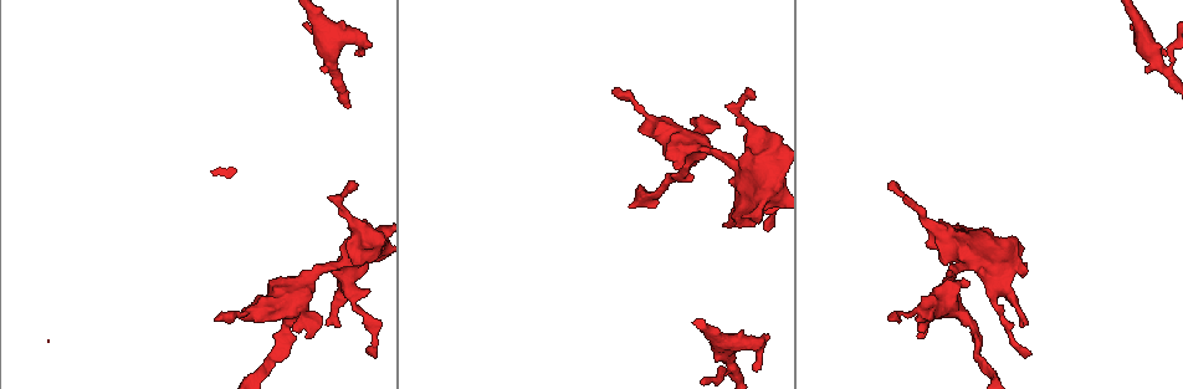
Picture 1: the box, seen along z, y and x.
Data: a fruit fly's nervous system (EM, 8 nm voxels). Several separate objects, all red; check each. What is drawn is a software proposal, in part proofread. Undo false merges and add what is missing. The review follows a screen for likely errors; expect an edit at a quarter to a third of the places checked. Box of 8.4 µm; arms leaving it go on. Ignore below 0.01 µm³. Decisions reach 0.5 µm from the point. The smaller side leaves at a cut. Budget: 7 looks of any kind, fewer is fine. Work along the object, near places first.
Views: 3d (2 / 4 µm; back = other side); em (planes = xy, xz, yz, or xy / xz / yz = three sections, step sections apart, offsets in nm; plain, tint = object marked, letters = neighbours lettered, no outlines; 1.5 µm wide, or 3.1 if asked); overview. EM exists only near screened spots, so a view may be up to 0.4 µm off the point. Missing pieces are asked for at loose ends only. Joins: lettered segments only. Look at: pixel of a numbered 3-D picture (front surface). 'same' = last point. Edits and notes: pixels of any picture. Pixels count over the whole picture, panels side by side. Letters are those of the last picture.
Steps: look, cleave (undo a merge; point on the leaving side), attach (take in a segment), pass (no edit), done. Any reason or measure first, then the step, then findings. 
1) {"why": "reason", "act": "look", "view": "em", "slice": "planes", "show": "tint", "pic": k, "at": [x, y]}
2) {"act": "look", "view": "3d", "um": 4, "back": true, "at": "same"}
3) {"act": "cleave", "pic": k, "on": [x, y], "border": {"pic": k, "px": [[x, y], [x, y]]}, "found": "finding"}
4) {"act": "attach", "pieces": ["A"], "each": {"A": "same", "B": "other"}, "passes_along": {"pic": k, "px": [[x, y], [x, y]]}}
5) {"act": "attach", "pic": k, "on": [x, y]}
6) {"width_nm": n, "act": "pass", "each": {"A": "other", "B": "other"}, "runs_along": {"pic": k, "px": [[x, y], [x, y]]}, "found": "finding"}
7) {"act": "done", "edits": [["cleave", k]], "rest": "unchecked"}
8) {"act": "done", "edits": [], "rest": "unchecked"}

{"why": "tapers out", "act": "look", "view": "3d", "um": 2, "pic": 1, "at": [765, 226]}

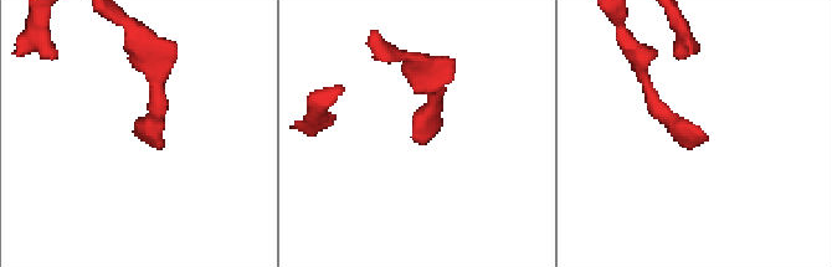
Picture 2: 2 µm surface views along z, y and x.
{"why": "need the tissue", "act": "look", "view": "em", "slice": "xy", "step": 4, "show": "letters", "pic": 2, "at": [414, 132]}

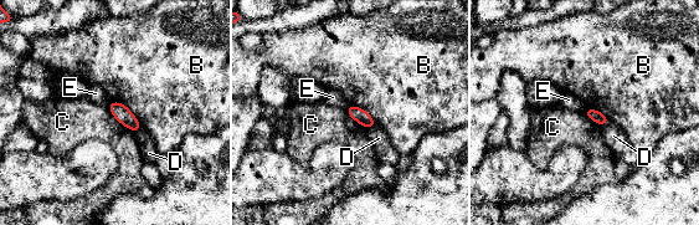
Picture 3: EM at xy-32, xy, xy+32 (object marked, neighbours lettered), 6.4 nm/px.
{"act": "look", "view": "em", "slice": "planes", "show": "letters", "at": "same"}

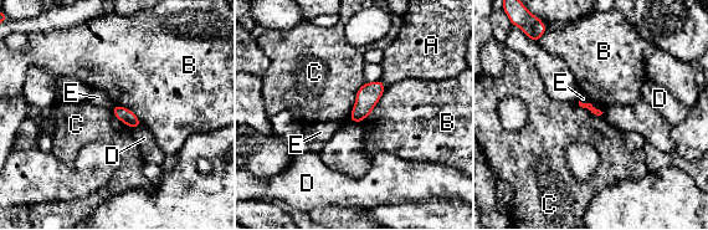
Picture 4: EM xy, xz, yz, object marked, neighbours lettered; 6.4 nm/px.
{"act": "pass", "each": {"A": "other", "B": "other", "C": "other", "D": "other", "E": "other"}, "border": {"pic": 4, "px": [[365, 82], [357, 92], [349, 118]]}, "found": "none of them fits"}

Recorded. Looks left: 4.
{"why": "an open end", "act": "look", "view": "3d", "um": 4, "pic": 1, "at": [897, 186]}

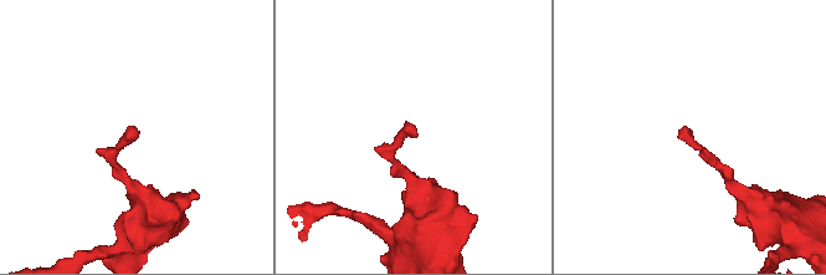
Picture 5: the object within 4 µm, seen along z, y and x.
{"act": "look", "view": "em", "slice": "planes", "show": "letters", "pic": 5, "at": [689, 134]}

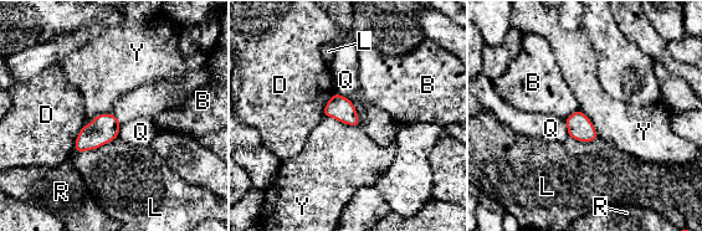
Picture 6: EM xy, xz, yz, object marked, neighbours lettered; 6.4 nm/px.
{"width_nm": 160, "act": "pass", "each": {"B": "other", "D": "other", "L": "other", "Q": "other", "R": "other", "Y": "other"}, "found": "no lettered segment goes on from it"}

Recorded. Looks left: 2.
{"why": "branch stops here", "act": "look", "view": "em", "slice": "yz", "step": 8, "show": "tint", "pic": 1, "at": [1018, 240]}

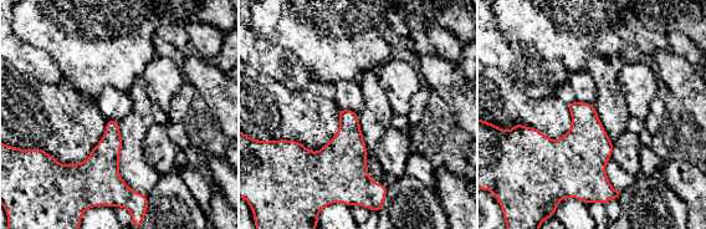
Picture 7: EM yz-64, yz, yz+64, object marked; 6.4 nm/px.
{"why": "another direction", "act": "look", "view": "em", "slice": "planes", "show": "letters", "at": "same"}

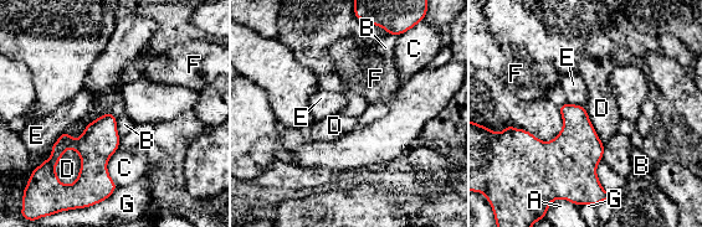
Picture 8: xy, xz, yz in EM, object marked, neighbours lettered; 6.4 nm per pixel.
{"act": "pass", "each": {"A": "other", "B": "other", "C": "other", "D": "other", "E": "other", "F": "other", "G": "other"}, "border": {"pic": 8, "px": [[71, 148], [56, 165], [65, 185]]}, "found": "no lettered segment goes on from it"}

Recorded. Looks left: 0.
{"act": "done", "edits": [], "rest": "unchecked"}

